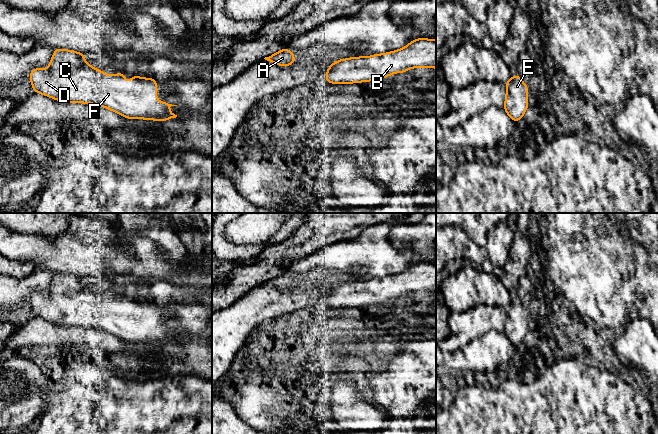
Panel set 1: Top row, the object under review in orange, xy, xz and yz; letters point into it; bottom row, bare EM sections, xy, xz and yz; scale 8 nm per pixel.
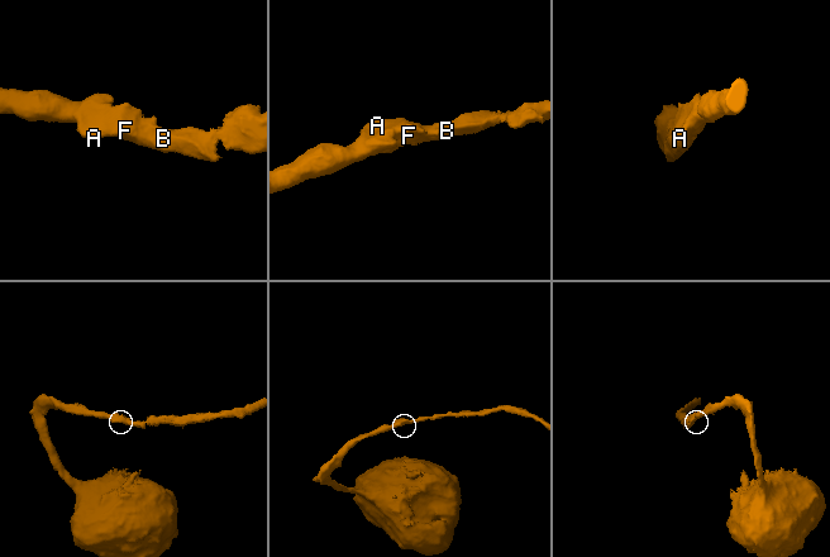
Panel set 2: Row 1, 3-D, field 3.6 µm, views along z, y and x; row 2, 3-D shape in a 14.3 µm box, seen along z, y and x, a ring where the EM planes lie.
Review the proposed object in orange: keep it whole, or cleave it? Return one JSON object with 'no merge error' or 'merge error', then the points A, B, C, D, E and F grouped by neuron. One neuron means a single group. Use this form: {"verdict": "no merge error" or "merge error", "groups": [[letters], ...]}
{"verdict": "no merge error", "groups": [["A", "B", "C", "D", "E", "F"]]}

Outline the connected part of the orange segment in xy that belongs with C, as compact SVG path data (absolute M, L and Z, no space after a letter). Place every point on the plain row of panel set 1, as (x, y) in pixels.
M56 272L53 276L50 287L46 293L34 292L30 296L29 303L32 313L36 317L50 321L57 325L65 327L83 327L102 330L108 334L118 337L127 343L144 343L154 345L167 345L170 342L176 342L177 339L171 337L169 332L177 330L157 324L157 305L153 302L131 300L129 306L125 305L124 297L107 299L98 292L92 291L85 285L85 279L74 274Z

